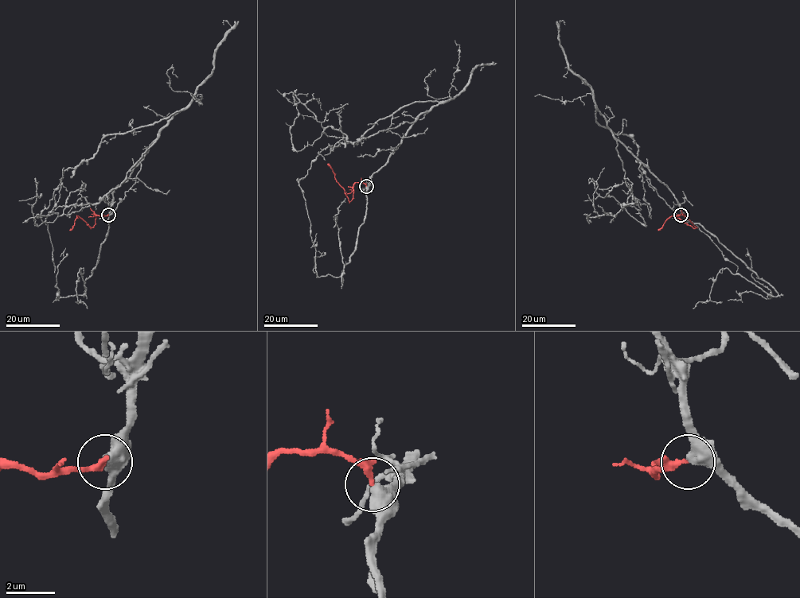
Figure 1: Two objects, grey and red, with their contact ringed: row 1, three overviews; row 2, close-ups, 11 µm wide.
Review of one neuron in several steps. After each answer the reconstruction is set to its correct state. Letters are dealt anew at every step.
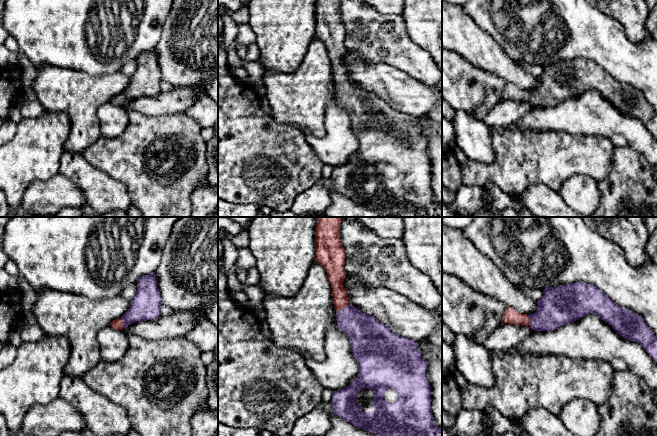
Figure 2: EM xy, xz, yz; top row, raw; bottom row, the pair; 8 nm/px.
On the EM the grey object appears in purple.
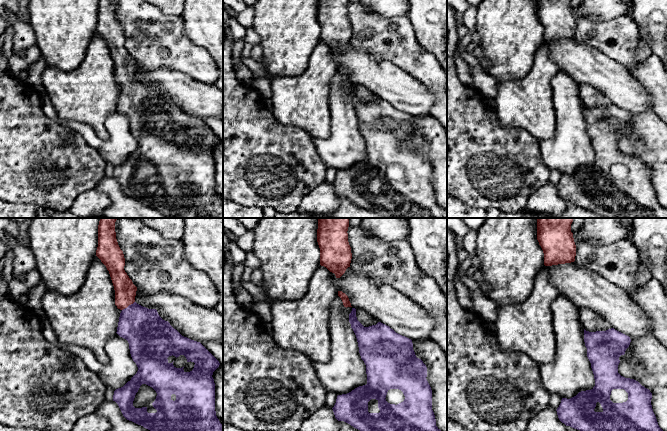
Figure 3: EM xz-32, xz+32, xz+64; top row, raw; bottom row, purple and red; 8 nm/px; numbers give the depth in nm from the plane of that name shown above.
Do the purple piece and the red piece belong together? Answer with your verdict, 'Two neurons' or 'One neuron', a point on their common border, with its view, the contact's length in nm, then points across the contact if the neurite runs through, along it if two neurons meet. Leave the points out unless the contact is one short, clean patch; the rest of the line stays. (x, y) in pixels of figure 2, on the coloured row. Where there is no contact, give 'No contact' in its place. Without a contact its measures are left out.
One neuron. Touches purple at xz (344, 308). Shared border 120 nm. Path across: xz (364, 331), (347, 314), (344, 308), (340, 295)

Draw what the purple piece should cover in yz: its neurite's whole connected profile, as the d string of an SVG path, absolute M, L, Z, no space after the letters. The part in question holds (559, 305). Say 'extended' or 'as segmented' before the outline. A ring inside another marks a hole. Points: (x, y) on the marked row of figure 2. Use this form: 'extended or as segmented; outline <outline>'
extended; outline M576 282L547 287L537 304L538 310L530 315L506 307L501 323L549 331L593 313L611 325L621 337L639 343L657 362L657 337L641 316L617 305L592 284Z

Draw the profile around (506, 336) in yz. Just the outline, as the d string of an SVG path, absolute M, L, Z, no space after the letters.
M503 323L481 344L488 352L509 350L519 345L532 332L530 326Z

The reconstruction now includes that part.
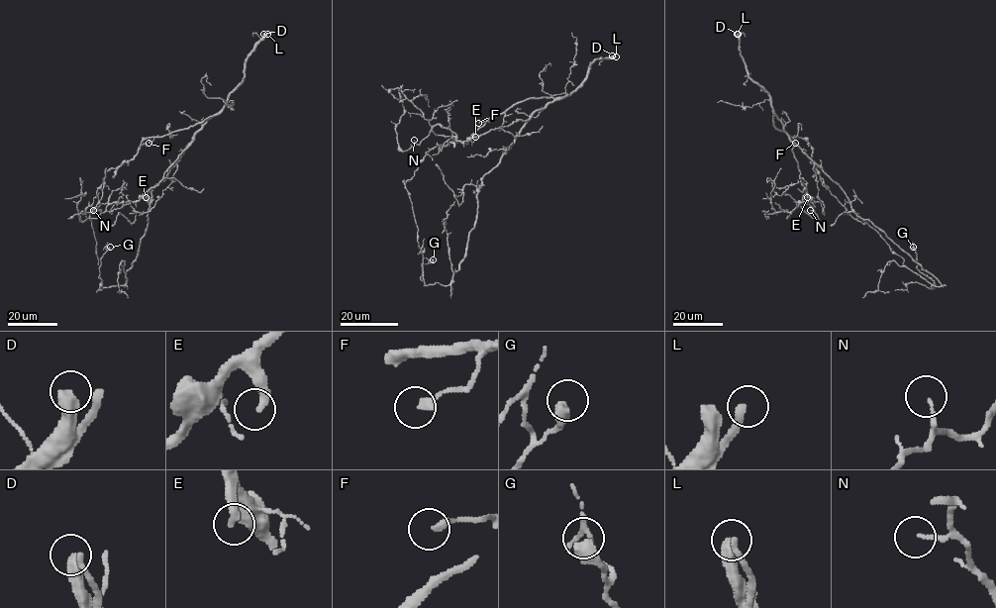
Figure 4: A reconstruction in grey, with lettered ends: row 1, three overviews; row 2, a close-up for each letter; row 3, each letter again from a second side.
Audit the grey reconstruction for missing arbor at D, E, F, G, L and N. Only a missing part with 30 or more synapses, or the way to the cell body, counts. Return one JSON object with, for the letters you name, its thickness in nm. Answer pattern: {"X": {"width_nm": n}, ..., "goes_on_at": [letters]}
{"D": {"width_nm": 480}, "L": {"width_nm": 240}, "goes_on_at": ["D", "L"]}

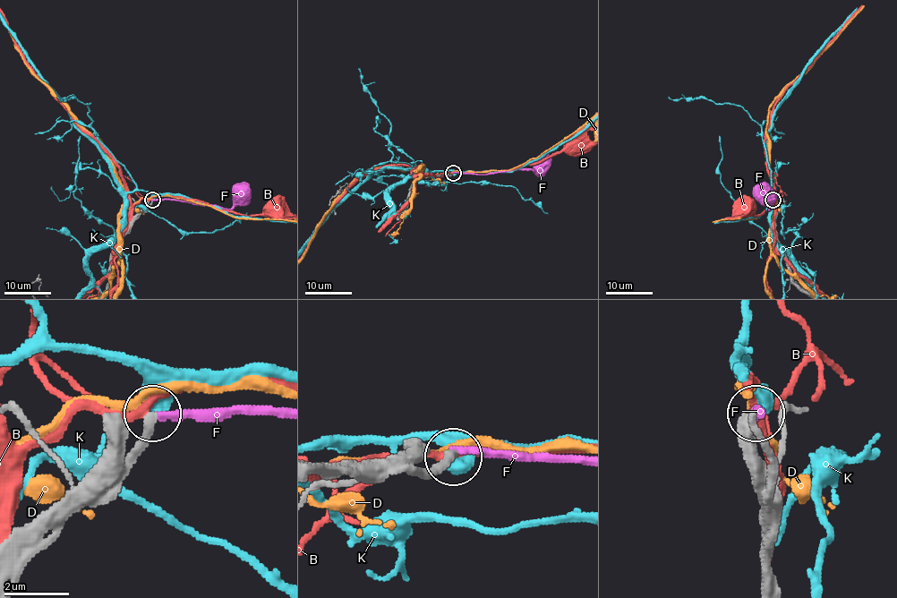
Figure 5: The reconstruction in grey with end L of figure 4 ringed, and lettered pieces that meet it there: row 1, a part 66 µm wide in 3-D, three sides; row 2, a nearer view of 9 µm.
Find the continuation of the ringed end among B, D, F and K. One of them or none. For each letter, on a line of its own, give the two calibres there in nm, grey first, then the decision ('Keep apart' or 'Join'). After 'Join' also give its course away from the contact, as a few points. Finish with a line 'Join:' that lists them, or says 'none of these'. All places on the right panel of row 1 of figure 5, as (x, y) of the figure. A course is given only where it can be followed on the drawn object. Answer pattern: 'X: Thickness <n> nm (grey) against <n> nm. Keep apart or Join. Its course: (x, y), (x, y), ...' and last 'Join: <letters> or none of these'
B: Thickness 240 nm (grey) against 260 nm. Keep apart
D: Thickness 440 nm (grey) against 220 nm. Keep apart
F: Thickness 240 nm (grey) against 220 nm. Keep apart
K: Thickness 240 nm (grey) against 550 nm. Keep apart
Join: none of these

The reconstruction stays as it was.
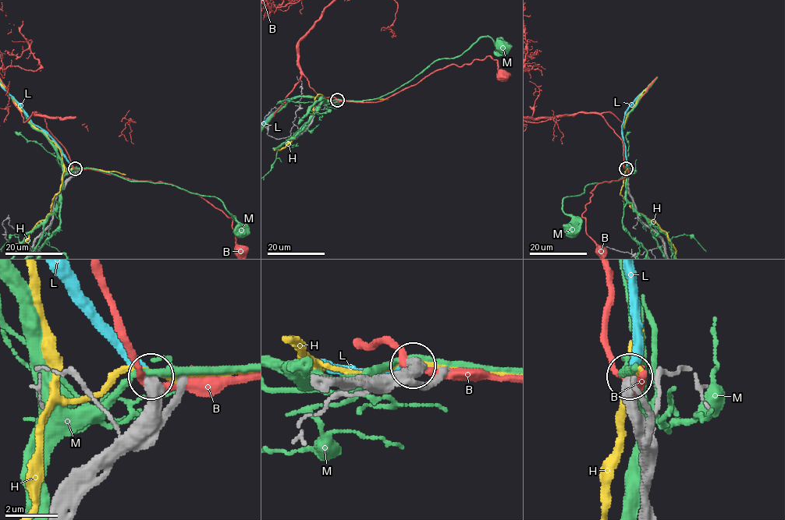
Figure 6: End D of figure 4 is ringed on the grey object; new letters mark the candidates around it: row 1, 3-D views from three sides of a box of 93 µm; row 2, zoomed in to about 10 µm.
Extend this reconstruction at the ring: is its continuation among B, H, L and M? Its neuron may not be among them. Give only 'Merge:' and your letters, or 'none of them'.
Merge: L

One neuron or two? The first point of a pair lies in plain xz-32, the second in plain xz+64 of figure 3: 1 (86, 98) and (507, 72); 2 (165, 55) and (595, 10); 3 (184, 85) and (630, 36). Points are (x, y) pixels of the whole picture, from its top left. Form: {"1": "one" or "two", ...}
{"1": "two", "2": "two", "3": "two"}

